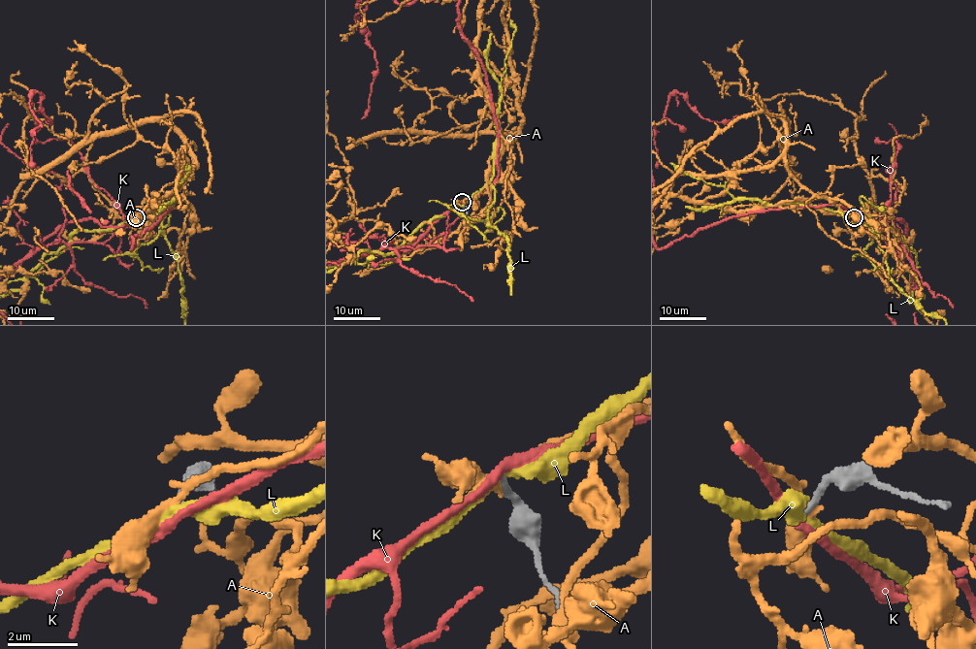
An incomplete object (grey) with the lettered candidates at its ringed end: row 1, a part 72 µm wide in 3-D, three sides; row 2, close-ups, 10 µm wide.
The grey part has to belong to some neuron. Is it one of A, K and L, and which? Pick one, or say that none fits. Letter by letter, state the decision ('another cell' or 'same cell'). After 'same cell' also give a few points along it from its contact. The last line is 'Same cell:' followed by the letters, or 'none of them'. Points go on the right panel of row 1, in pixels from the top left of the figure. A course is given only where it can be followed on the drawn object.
A: another cell
K: another cell
L: another cell
Same cell: none of them

